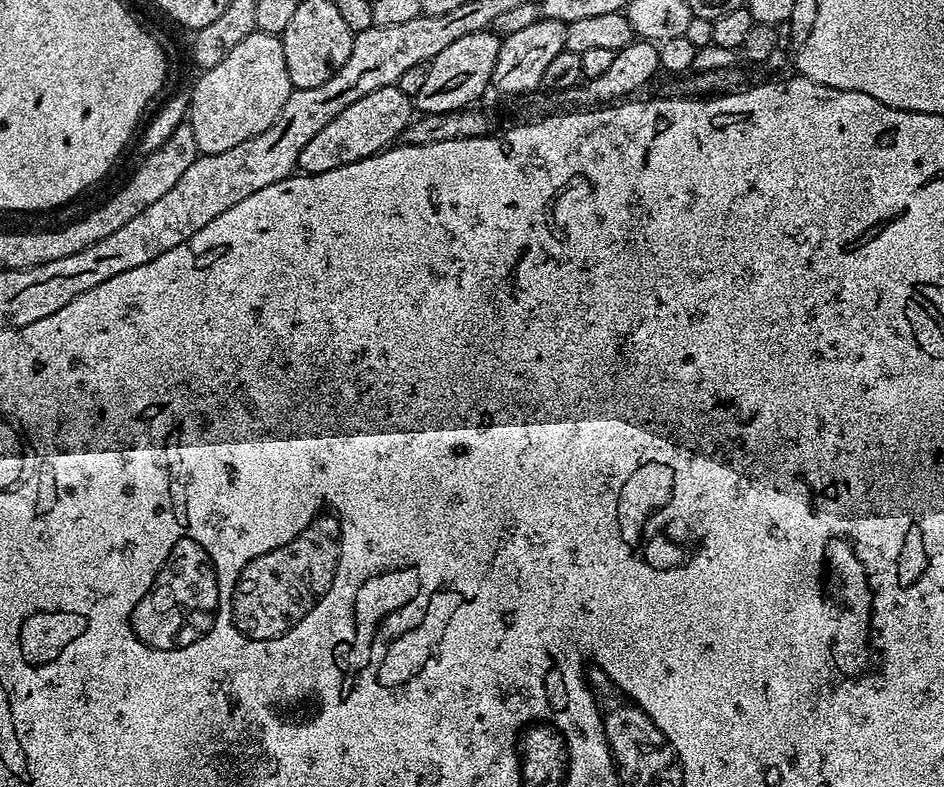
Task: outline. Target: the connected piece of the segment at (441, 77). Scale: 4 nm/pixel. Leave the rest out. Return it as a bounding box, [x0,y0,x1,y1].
[414,30,501,113]

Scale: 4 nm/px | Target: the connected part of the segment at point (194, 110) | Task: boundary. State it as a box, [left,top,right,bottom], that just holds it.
[186,30,294,156]

